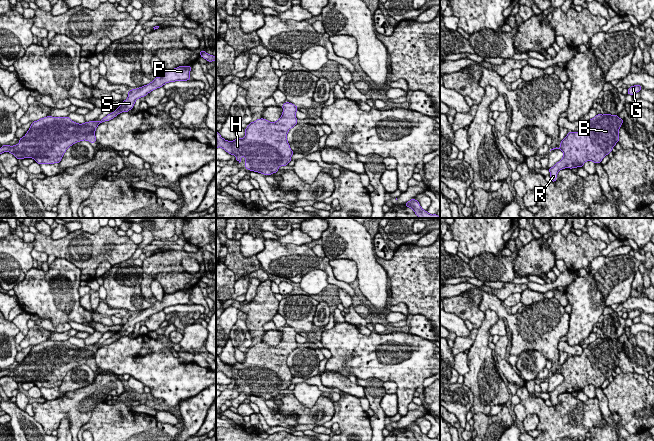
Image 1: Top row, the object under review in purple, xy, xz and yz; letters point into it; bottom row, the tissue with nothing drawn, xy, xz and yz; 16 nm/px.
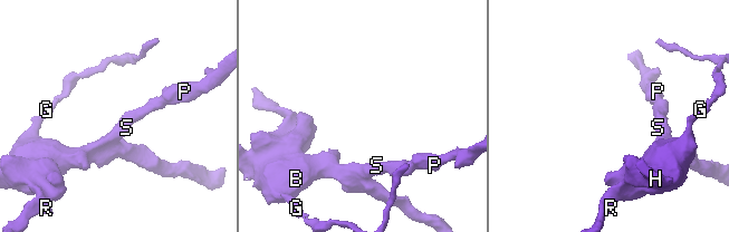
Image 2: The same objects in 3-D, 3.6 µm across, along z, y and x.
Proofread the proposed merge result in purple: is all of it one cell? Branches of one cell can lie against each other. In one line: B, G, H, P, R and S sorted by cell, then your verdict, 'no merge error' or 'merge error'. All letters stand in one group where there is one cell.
B G H P R S; no merge error

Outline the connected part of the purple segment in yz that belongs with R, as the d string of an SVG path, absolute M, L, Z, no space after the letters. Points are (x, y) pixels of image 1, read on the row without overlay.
M597 338L580 356L568 356L560 371L551 373L564 377L562 383L548 393L552 406L556 406L557 397L564 392L582 391L586 385L601 387L619 365L619 353L623 346L617 338Z

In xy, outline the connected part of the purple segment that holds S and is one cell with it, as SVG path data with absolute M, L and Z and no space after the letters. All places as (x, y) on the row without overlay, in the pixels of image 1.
M179 290L164 294L162 300L156 301L151 307L128 315L128 322L122 326L122 329L101 345L78 348L68 340L47 340L34 345L26 359L19 363L17 369L1 370L0 378L10 376L17 383L33 382L38 388L59 387L67 372L73 368L83 364L96 366L95 355L100 347L113 343L121 336L128 336L138 322L163 311L166 307L189 304L191 302L190 295L191 290Z

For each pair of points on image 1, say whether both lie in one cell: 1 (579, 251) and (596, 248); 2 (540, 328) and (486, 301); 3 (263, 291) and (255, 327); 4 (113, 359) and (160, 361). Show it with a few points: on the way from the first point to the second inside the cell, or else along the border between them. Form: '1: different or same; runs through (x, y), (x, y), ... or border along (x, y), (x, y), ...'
1: same; runs through (583, 249), (592, 248)
2: same; runs through (527, 319), (511, 319), (499, 308)
3: same; runs through (263, 300), (263, 307), (256, 318)
4: same; runs through (125, 359), (130, 359), (134, 363), (148, 363)

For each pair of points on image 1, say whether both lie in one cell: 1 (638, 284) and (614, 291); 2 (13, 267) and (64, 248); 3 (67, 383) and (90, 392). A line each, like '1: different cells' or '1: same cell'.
1: different cells
2: different cells
3: different cells

